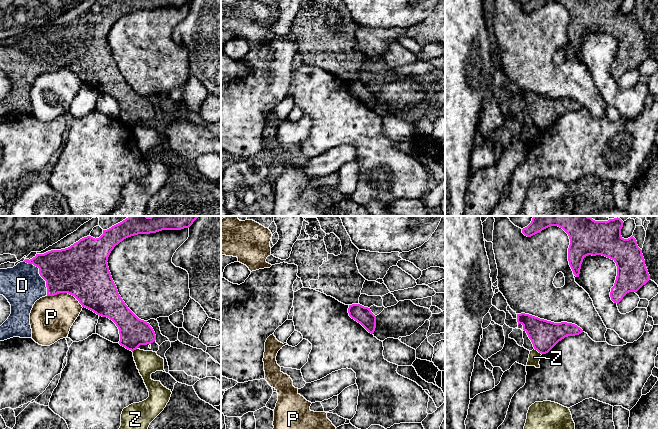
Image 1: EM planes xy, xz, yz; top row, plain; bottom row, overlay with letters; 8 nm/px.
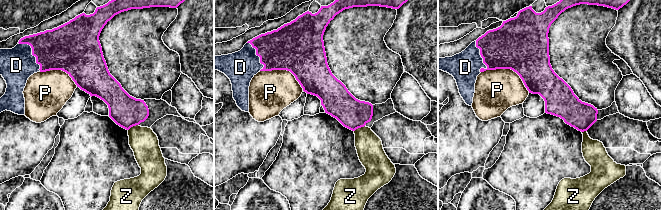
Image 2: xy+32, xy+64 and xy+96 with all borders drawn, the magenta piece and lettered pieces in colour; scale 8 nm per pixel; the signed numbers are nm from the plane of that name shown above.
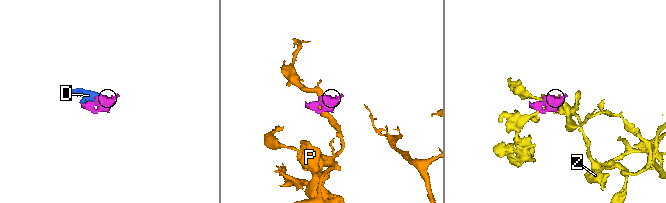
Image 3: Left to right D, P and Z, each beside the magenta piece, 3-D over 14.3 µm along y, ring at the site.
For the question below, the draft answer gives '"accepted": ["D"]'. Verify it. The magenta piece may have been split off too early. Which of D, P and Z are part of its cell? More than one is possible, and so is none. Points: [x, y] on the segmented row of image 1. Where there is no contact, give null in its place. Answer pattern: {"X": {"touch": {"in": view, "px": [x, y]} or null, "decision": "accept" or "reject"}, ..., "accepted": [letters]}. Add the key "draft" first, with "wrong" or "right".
{"draft": "right", "D": {"touch": {"in": "xy", "px": [39, 273]}, "decision": "accept"}, "P": {"touch": {"in": "xy", "px": [66, 292]}, "decision": "reject"}, "Z": {"touch": {"in": "yz", "px": [538, 351]}, "decision": "reject"}, "accepted": ["D"]}

